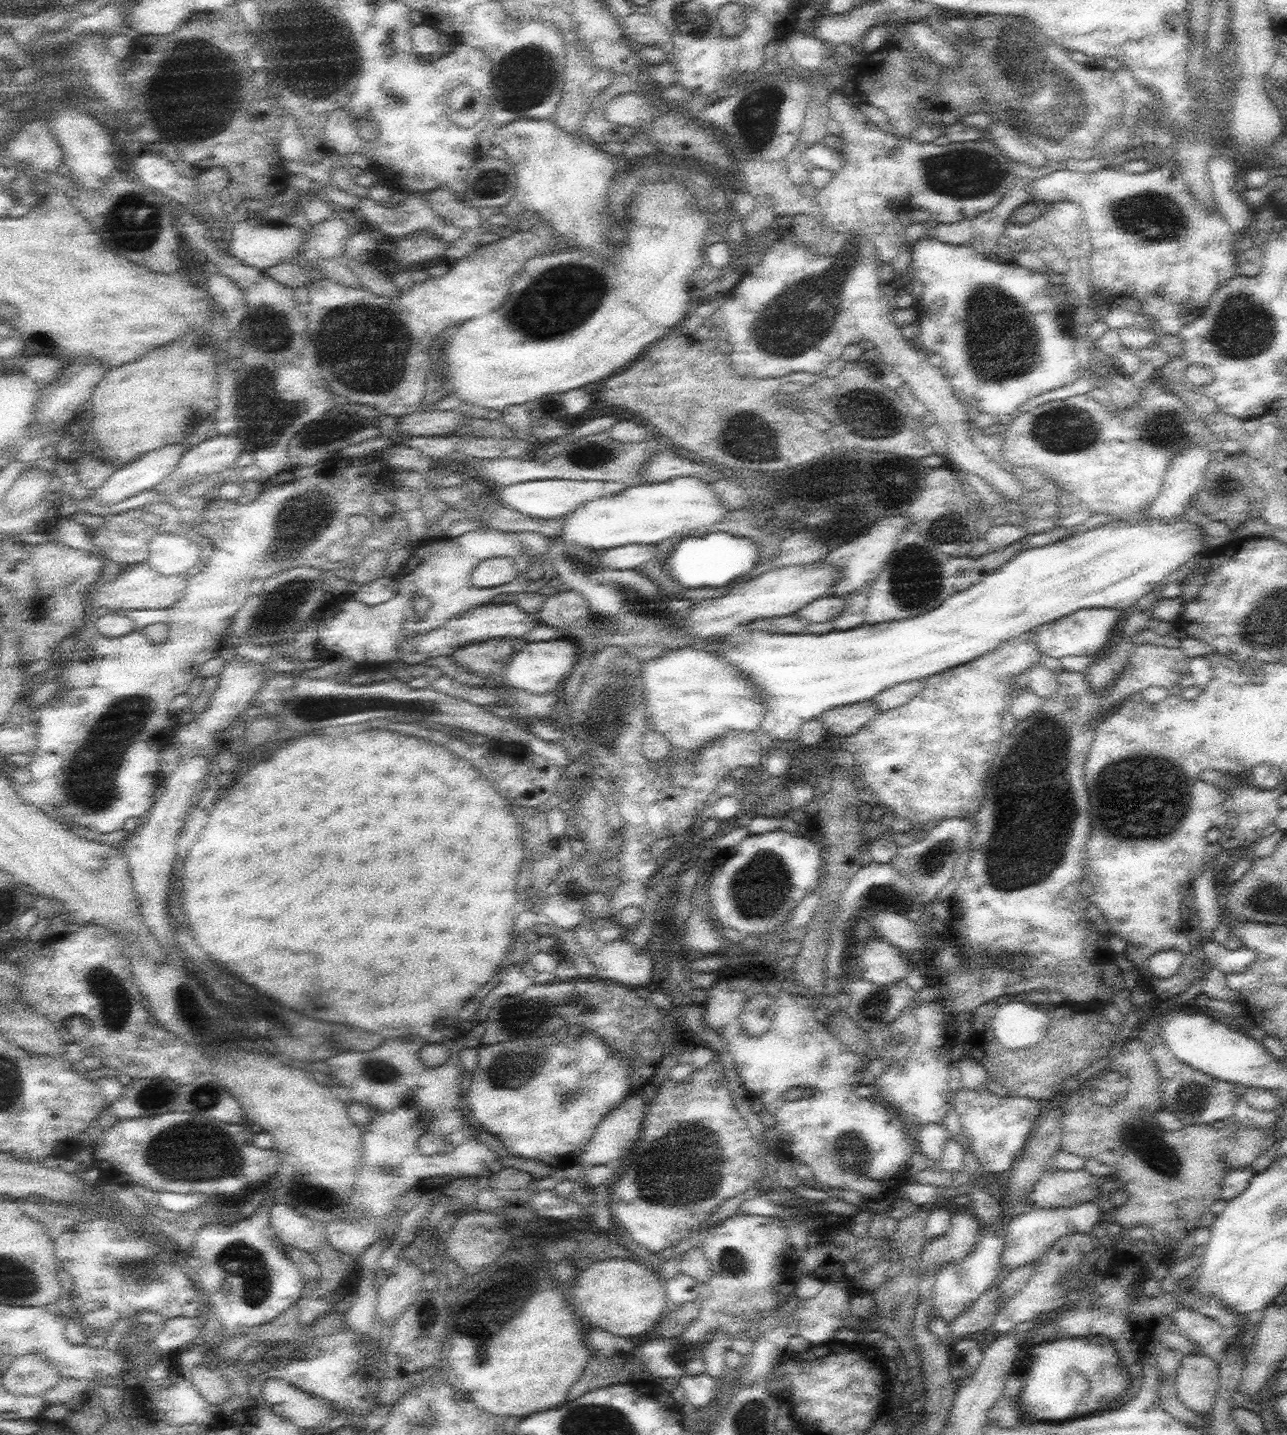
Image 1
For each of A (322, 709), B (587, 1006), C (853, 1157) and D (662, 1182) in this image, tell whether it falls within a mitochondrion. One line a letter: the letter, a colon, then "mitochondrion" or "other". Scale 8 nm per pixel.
A: mitochondrion
B: mitochondrion
C: mitochondrion
D: mitochondrion

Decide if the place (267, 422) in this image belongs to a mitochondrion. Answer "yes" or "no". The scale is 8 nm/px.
yes

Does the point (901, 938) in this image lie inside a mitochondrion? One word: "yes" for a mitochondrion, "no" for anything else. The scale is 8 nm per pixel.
no

